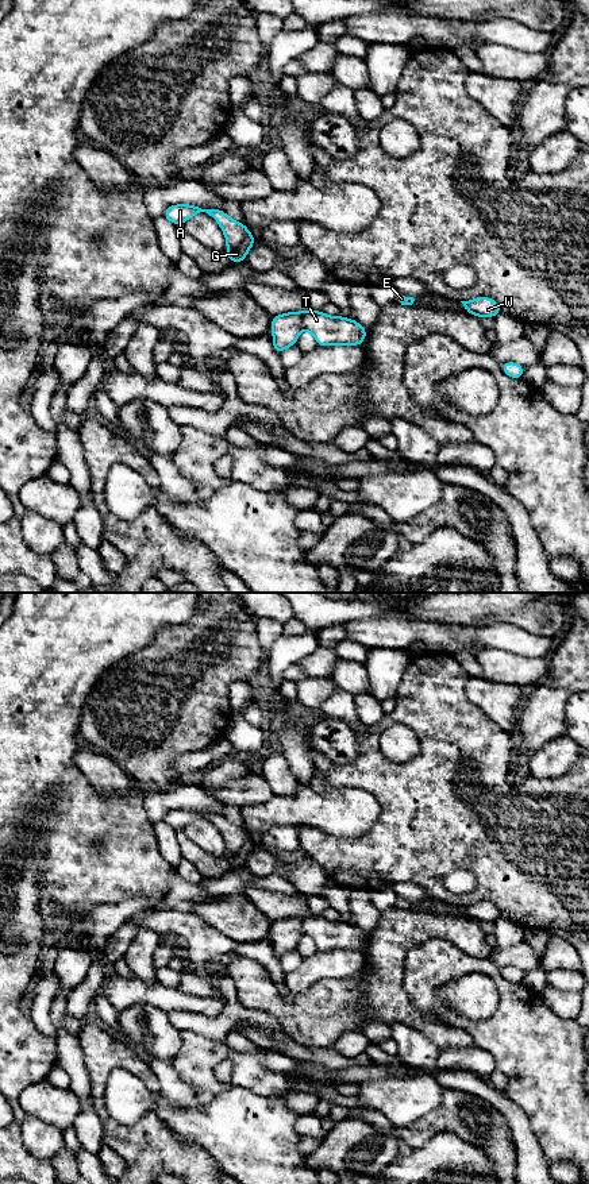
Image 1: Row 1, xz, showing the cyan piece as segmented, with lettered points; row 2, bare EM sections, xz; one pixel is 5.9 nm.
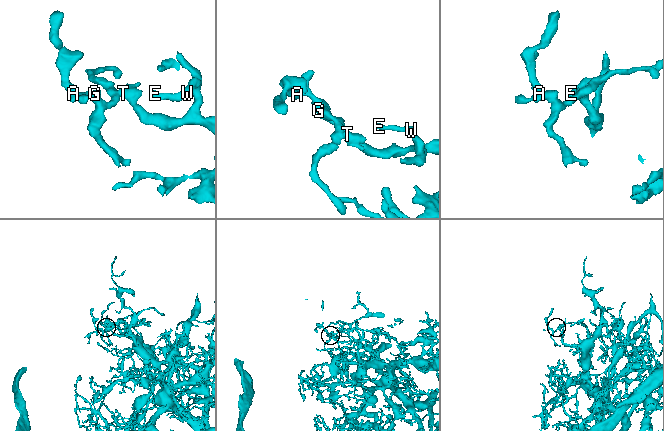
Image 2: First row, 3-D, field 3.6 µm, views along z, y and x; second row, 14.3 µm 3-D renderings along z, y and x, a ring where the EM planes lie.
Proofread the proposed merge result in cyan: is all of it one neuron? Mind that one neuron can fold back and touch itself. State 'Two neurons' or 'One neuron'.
Two neurons

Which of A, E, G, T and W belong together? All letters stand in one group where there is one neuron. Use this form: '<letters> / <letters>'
A G / E T W

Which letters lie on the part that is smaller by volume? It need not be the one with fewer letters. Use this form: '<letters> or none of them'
A, G

